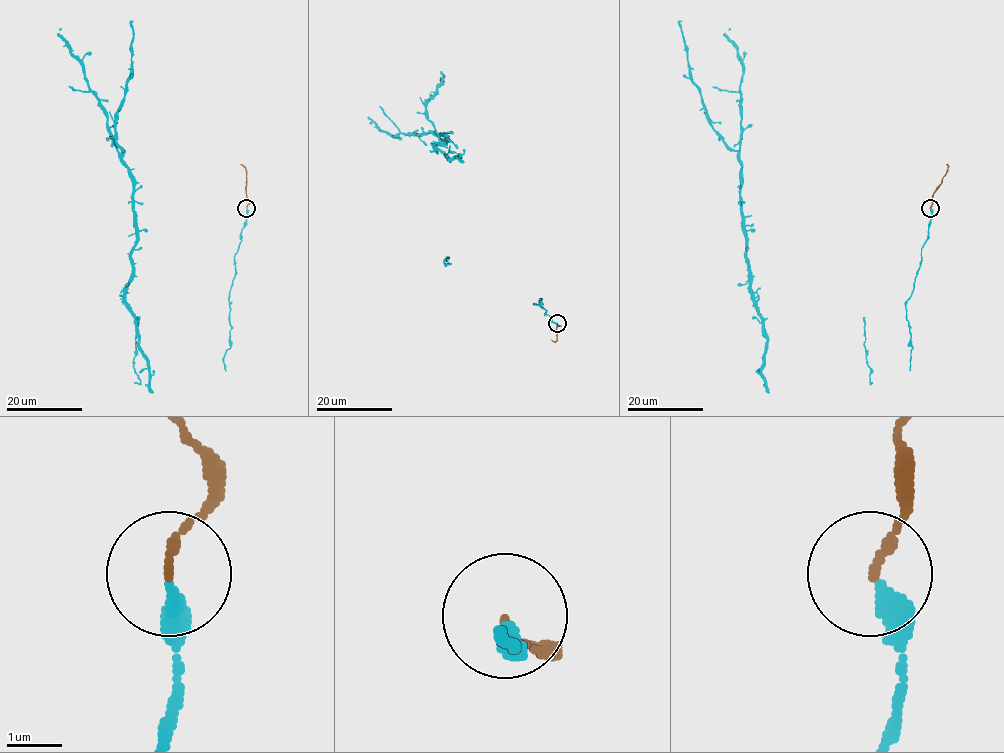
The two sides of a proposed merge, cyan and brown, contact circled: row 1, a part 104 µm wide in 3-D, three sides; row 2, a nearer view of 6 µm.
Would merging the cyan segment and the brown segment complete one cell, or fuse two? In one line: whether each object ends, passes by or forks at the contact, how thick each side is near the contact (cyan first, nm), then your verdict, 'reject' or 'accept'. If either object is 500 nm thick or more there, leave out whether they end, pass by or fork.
cyan ends there; brown ends there; 360 nm thick on the cyan side, 150 nm on the other; accept

